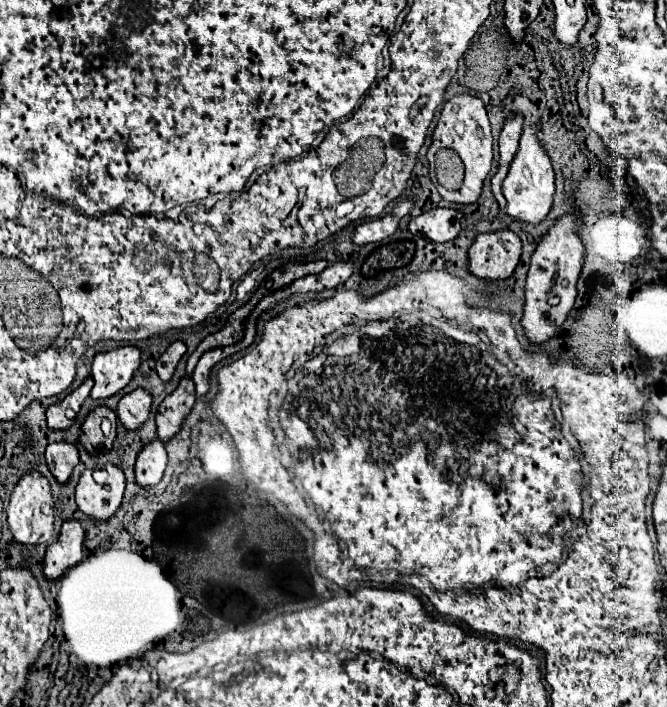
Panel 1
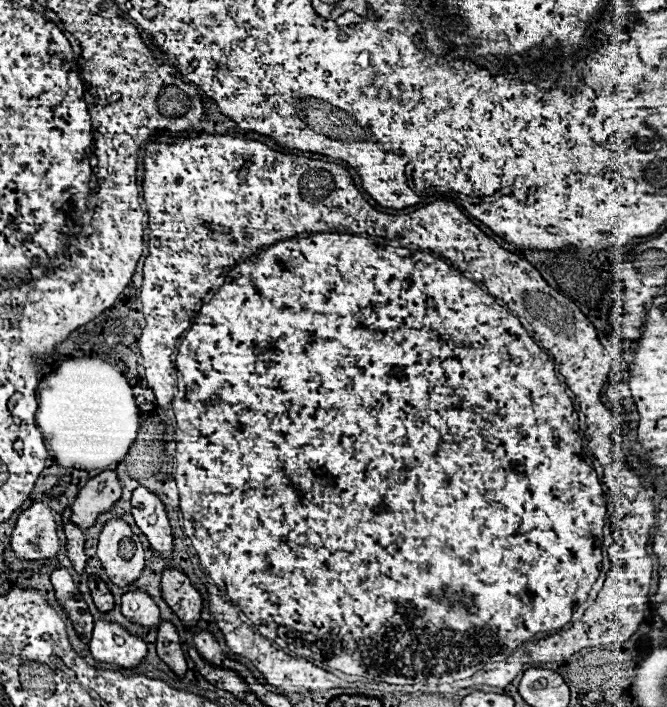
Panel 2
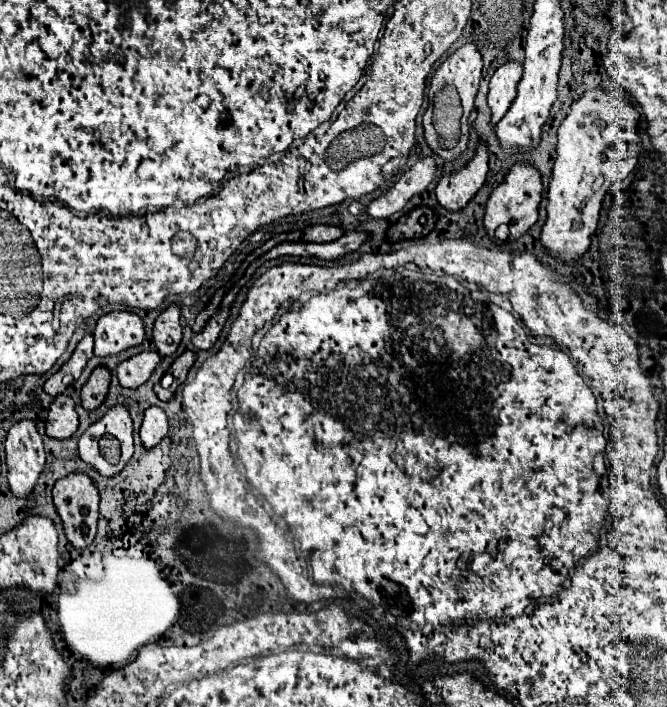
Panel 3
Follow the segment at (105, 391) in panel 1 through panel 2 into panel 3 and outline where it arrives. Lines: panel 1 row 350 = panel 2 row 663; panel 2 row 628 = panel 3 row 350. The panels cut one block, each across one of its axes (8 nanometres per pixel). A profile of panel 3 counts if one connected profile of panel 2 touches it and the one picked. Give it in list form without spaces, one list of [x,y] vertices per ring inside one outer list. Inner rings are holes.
[[[110,312],[102,316],[94,330],[94,356],[120,354],[144,342],[142,320],[132,312]]]

